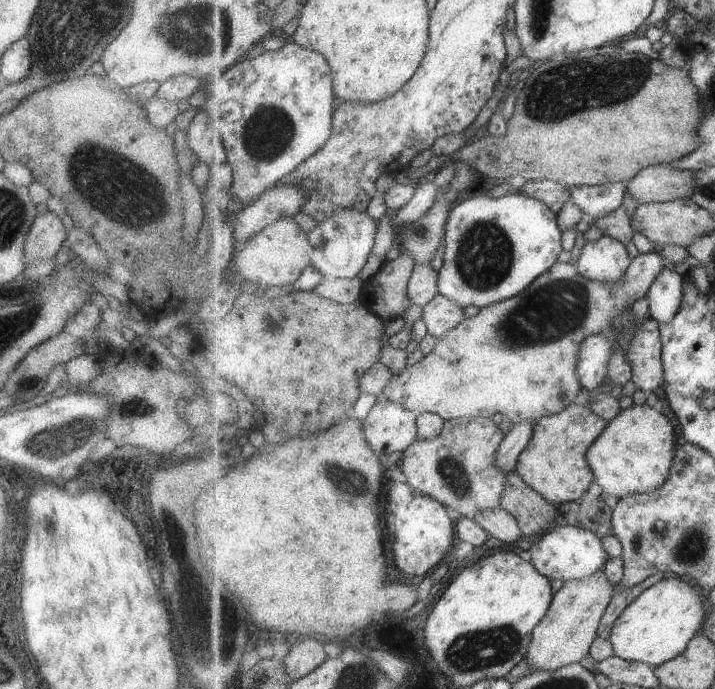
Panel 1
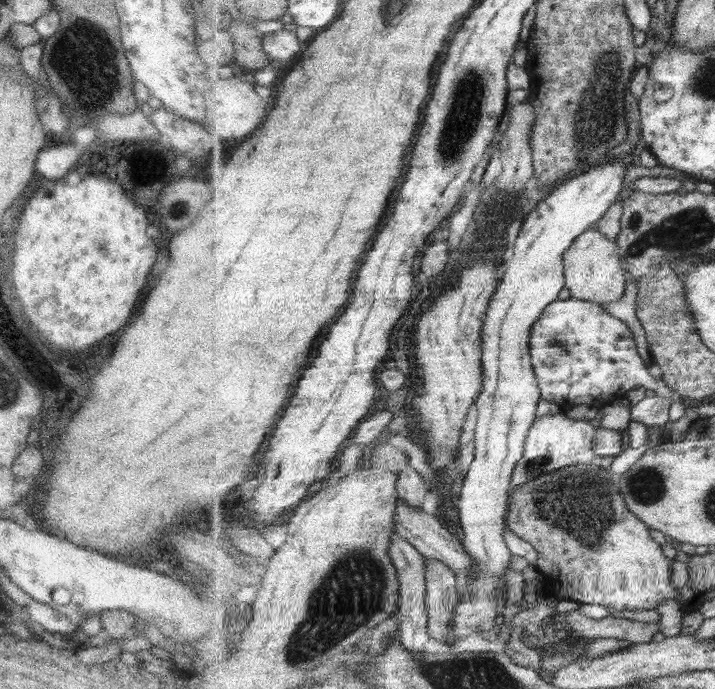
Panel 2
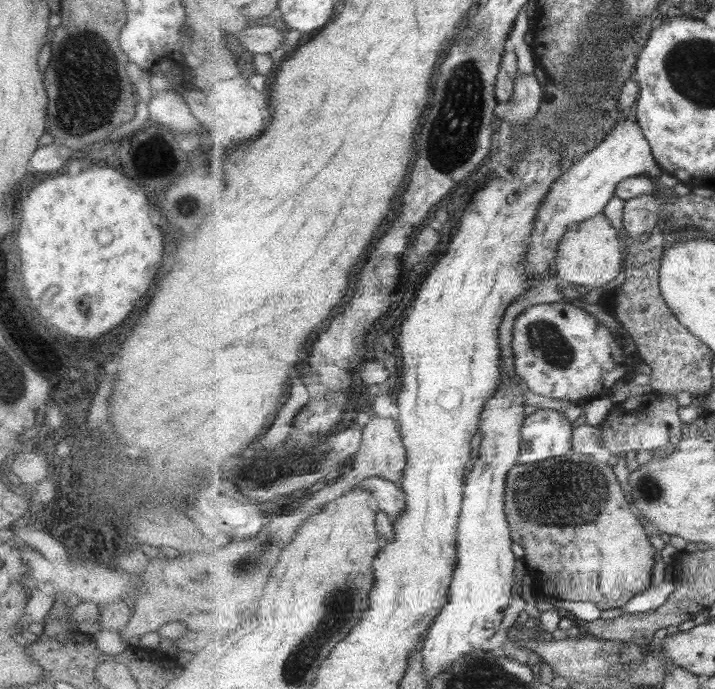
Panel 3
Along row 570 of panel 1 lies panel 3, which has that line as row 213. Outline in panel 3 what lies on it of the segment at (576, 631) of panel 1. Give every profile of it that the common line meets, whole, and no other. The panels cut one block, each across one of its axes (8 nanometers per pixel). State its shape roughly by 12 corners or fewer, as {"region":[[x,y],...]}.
{"region":[[603,212],[572,224],[558,276],[586,289],[622,278],[623,244]]}

